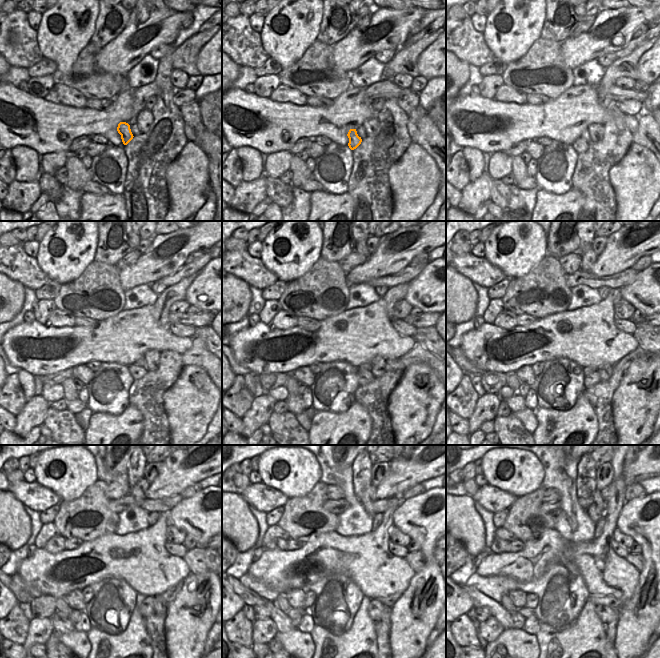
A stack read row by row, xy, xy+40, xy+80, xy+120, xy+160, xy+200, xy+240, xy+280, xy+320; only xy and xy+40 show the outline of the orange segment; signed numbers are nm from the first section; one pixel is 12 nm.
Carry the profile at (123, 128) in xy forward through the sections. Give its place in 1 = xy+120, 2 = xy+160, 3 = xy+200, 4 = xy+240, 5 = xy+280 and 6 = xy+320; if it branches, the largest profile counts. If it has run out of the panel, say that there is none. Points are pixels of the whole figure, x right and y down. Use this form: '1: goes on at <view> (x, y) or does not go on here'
1: goes on at xy+120 (137, 372)
2: goes on at xy+160 (365, 377)
3: goes on at xy+200 (594, 378)
4: goes on at xy+240 (147, 608)
5: goes on at xy+280 (376, 609)
6: goes on at xy+320 (607, 615)

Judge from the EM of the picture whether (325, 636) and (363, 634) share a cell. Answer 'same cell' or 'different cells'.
same cell

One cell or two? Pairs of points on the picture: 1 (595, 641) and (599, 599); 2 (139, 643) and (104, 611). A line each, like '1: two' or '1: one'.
1: two
2: two

